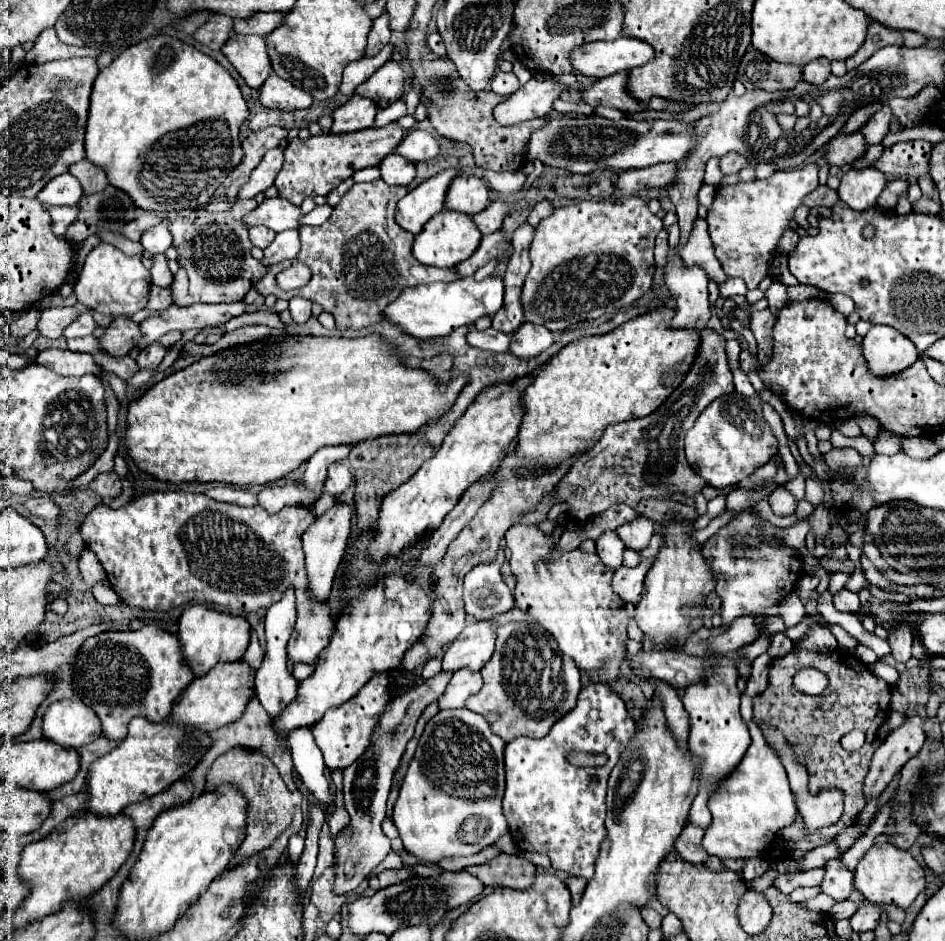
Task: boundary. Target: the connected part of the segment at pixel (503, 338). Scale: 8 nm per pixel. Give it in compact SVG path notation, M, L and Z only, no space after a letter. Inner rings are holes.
M493 327L487 331L477 331L477 329L469 329L467 333L467 343L471 347L477 349L487 349L487 351L497 351L497 353L505 353L509 351L507 343L511 341L511 335L495 331Z

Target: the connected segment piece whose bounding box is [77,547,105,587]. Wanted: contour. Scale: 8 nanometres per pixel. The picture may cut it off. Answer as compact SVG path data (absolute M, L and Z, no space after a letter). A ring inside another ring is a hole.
M85 547L77 563L79 563L79 571L81 571L81 575L83 575L83 579L85 579L85 583L87 583L89 587L95 585L97 581L105 579L105 575L103 575L103 567L99 565L99 559L95 557L95 553L93 553L91 549Z

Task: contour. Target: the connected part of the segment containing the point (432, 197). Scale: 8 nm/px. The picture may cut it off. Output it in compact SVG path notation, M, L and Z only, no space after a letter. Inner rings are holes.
M445 169L439 175L423 181L417 189L409 191L397 203L395 221L405 231L417 235L433 215L443 211L445 193L447 193L451 181L457 177L457 173L459 173L457 169Z

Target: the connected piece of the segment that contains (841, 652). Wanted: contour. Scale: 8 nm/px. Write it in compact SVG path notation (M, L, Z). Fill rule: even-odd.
M837 649L831 653L815 653L815 651L791 651L785 657L777 657L771 661L769 669L769 685L767 689L753 699L753 721L763 727L775 727L783 733L785 741L793 747L795 757L801 765L805 765L809 773L809 793L817 795L823 787L839 787L845 793L845 811L843 817L821 831L809 833L803 827L801 815L797 815L795 823L779 831L773 839L773 843L761 853L761 857L769 859L785 859L791 857L795 861L803 861L803 857L821 845L827 845L835 835L839 835L843 829L851 827L857 821L857 815L865 807L865 795L863 795L863 779L869 771L871 755L873 755L873 739L879 731L879 727L885 723L891 707L891 687L875 677L867 665L863 665L853 653L845 649ZM805 667L813 667L827 675L829 679L829 693L837 691L837 703L829 711L819 709L819 697L809 699L805 693L797 691L793 685L795 673L799 673ZM861 729L867 735L865 745L859 751L845 751L839 745L841 735Z

